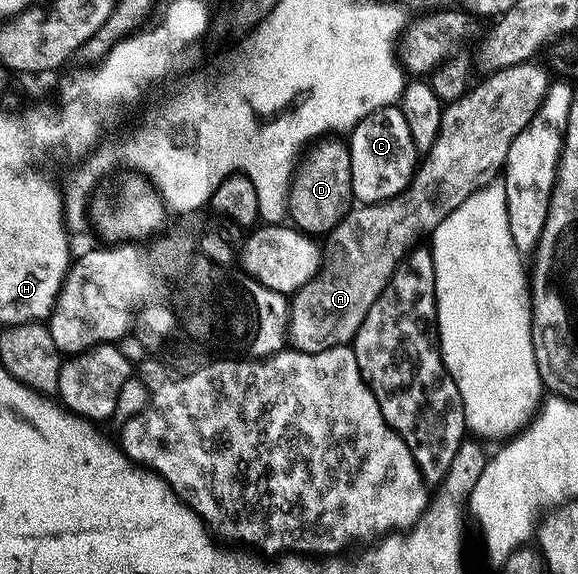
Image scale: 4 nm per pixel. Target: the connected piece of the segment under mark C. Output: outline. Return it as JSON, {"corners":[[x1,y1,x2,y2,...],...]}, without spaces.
{"corners":[[399,106,383,107,370,113,362,122,353,127,347,140,350,155,350,173,352,174,352,194,361,204,379,203,393,199,409,183,418,166,418,152,410,125,402,117]]}

